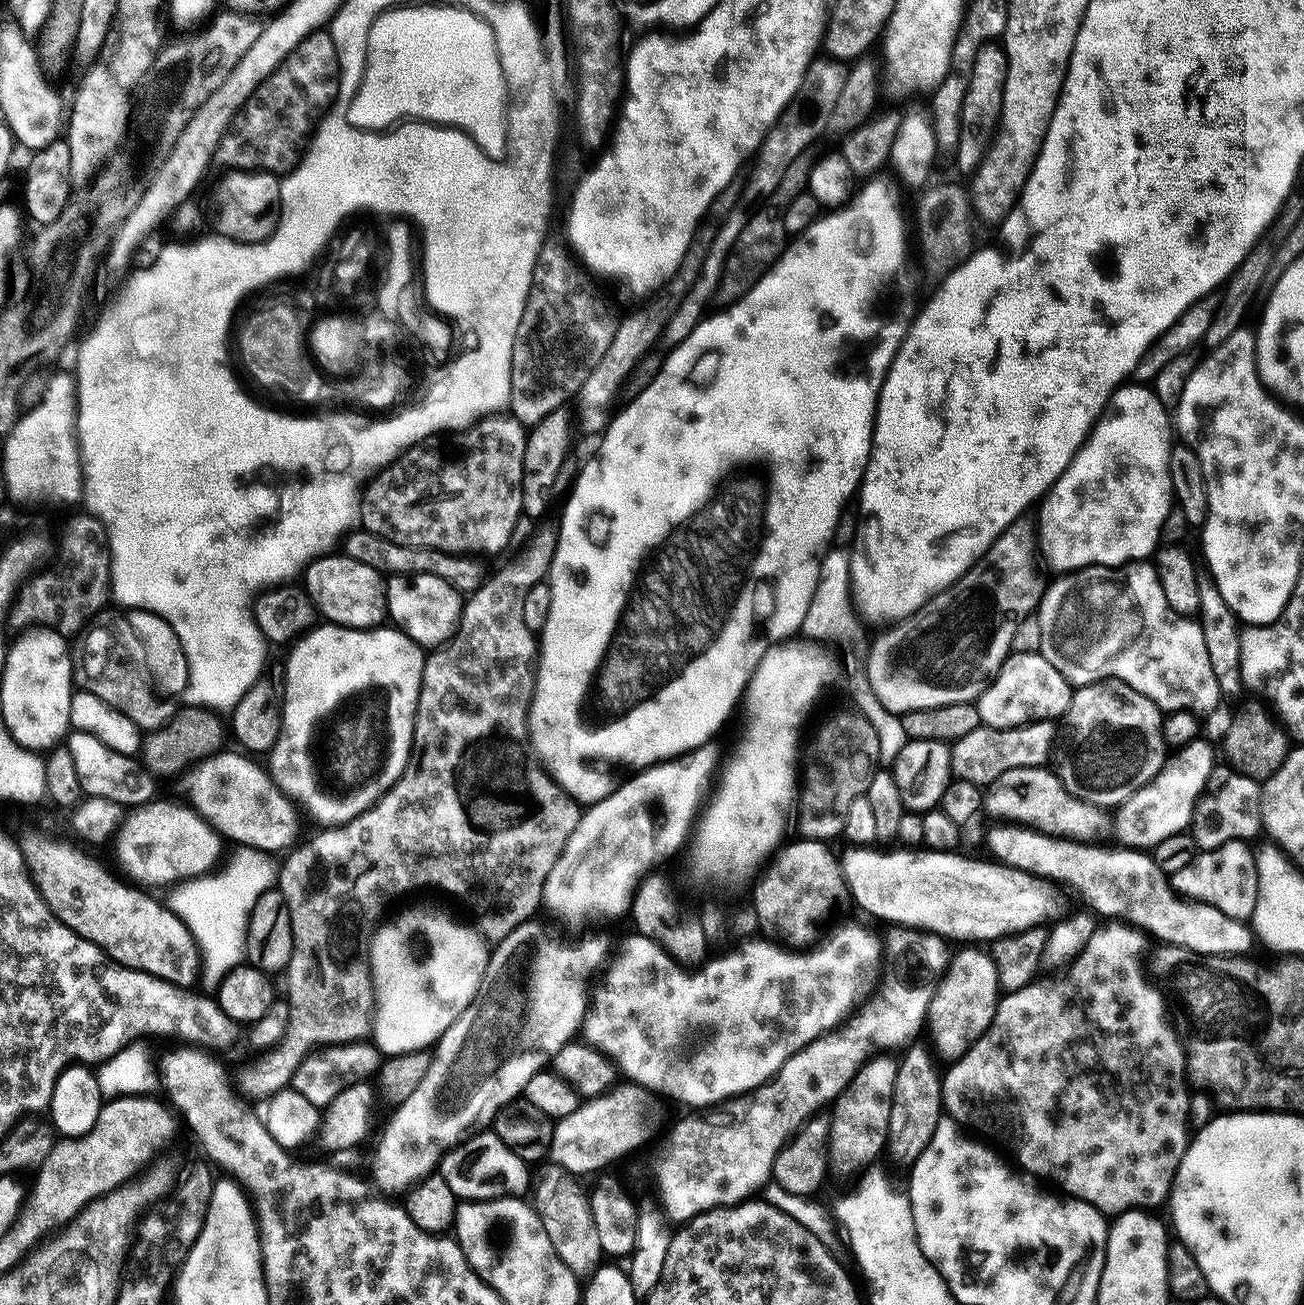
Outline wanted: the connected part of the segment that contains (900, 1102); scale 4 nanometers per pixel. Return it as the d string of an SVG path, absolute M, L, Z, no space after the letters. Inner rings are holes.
M913 1042L903 1049L898 1060L898 1078L894 1078L894 1098L890 1106L890 1130L888 1131L887 1149L893 1152L904 1166L911 1166L926 1150L930 1138L934 1138L934 1130L938 1126L940 1117L944 1112L944 1081L941 1069L936 1069L932 1061L933 1053L923 1048L920 1042Z

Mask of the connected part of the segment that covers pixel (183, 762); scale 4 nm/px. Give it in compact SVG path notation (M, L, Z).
M186 706L183 707L180 711L177 711L176 715L173 717L171 723L167 724L165 728L159 728L157 732L147 733L142 740L142 763L153 776L157 778L163 778L163 776L176 776L181 772L181 774L187 773L189 769L193 766L199 765L201 762L208 759L209 756L215 756L217 752L221 751L225 747L224 744L224 732L226 736L226 724L219 720L217 713L211 708L201 708L199 706Z

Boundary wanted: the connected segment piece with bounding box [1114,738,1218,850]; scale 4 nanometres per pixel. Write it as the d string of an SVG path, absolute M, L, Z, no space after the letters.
M1201 738L1190 742L1186 746L1175 749L1165 760L1162 770L1142 790L1138 790L1131 796L1125 804L1119 805L1114 812L1114 830L1115 839L1121 845L1127 846L1132 850L1152 850L1156 844L1163 839L1169 838L1170 835L1176 835L1185 831L1192 823L1192 816L1196 813L1196 804L1199 803L1200 797L1204 795L1204 787L1210 778L1212 769L1217 767L1218 752L1211 748L1206 742L1207 739Z

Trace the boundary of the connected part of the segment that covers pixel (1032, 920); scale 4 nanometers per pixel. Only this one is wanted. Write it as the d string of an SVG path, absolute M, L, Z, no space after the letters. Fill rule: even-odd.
M848 846L845 847L845 849L846 850L844 852L844 857L841 855L838 860L838 865L840 867L840 875L844 877L844 887L846 889L847 895L850 897L850 900L852 896L853 902L856 903L857 906L860 907L862 911L869 912L869 914L872 915L873 918L876 920L885 920L885 922L888 924L901 924L902 927L912 928L908 930L915 930L917 933L920 934L931 934L934 936L941 936L944 938L945 941L948 942L953 942L952 940L964 940L960 942L984 942L980 940L985 940L985 942L991 942L993 940L999 940L1001 936L1012 936L1015 932L1024 932L1025 930L1027 930L1027 928L1032 928L1041 925L1044 922L1044 919L1046 919L1047 916L1050 915L1051 912L1054 911L1056 908L1055 898L1052 897L1051 894L1046 889L1044 889L1047 887L1045 887L1045 885L1041 881L1038 881L1035 877L1029 875L1028 873L1020 873L1016 869L1007 868L1007 866L999 862L993 862L993 864L986 864L984 862L972 862L964 858L956 858L955 857L956 854L953 851L934 852L931 850L900 850L904 852L879 852L878 850L879 847L876 846Z

